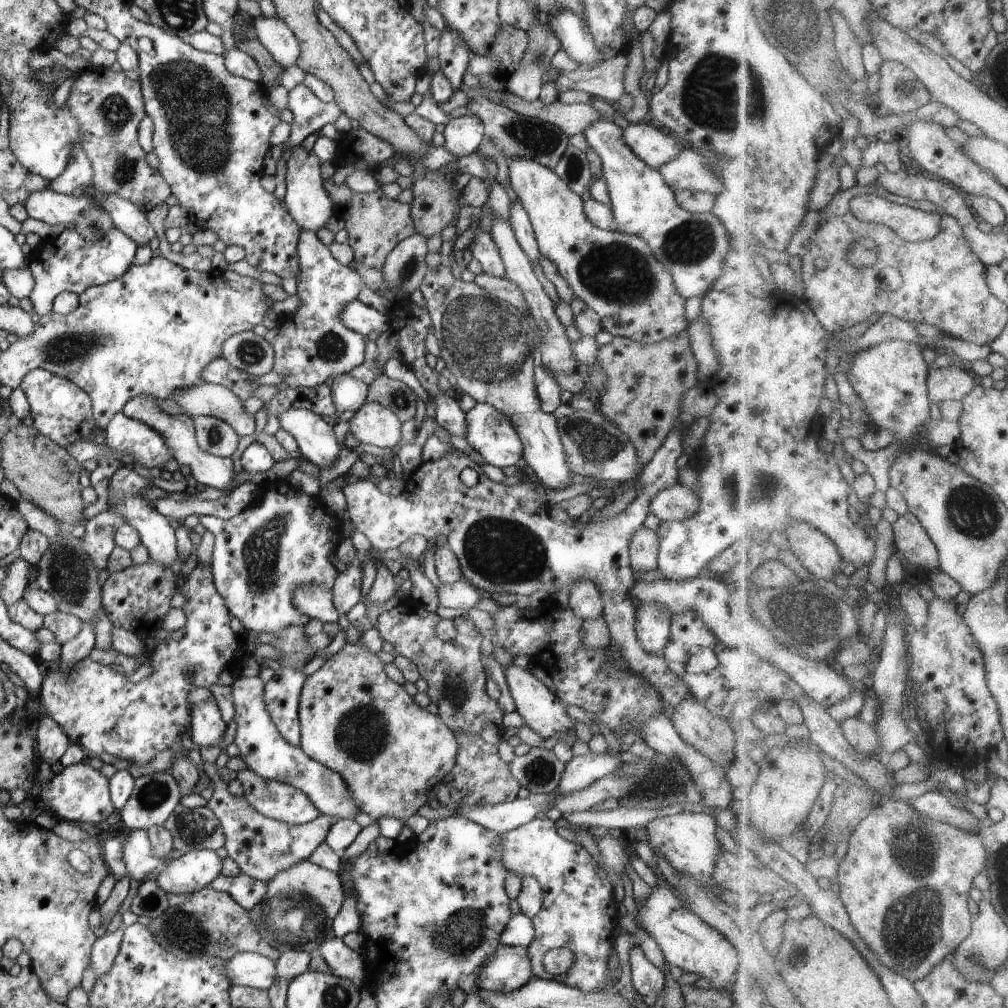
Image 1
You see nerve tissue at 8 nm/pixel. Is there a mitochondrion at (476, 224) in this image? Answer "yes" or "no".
no

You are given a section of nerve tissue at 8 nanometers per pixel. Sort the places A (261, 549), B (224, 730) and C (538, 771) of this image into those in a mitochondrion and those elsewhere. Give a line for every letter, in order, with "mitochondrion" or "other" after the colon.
A: mitochondrion
B: other
C: mitochondrion

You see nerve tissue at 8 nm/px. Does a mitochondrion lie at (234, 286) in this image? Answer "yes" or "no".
no

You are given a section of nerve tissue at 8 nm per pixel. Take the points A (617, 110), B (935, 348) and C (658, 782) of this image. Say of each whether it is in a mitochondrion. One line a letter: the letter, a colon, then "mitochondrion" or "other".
A: other
B: other
C: mitochondrion

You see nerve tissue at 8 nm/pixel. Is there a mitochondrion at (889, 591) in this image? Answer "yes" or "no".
no

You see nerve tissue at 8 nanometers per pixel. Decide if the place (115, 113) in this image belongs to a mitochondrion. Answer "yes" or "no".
yes

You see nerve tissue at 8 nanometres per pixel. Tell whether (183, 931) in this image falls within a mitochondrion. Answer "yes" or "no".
yes

